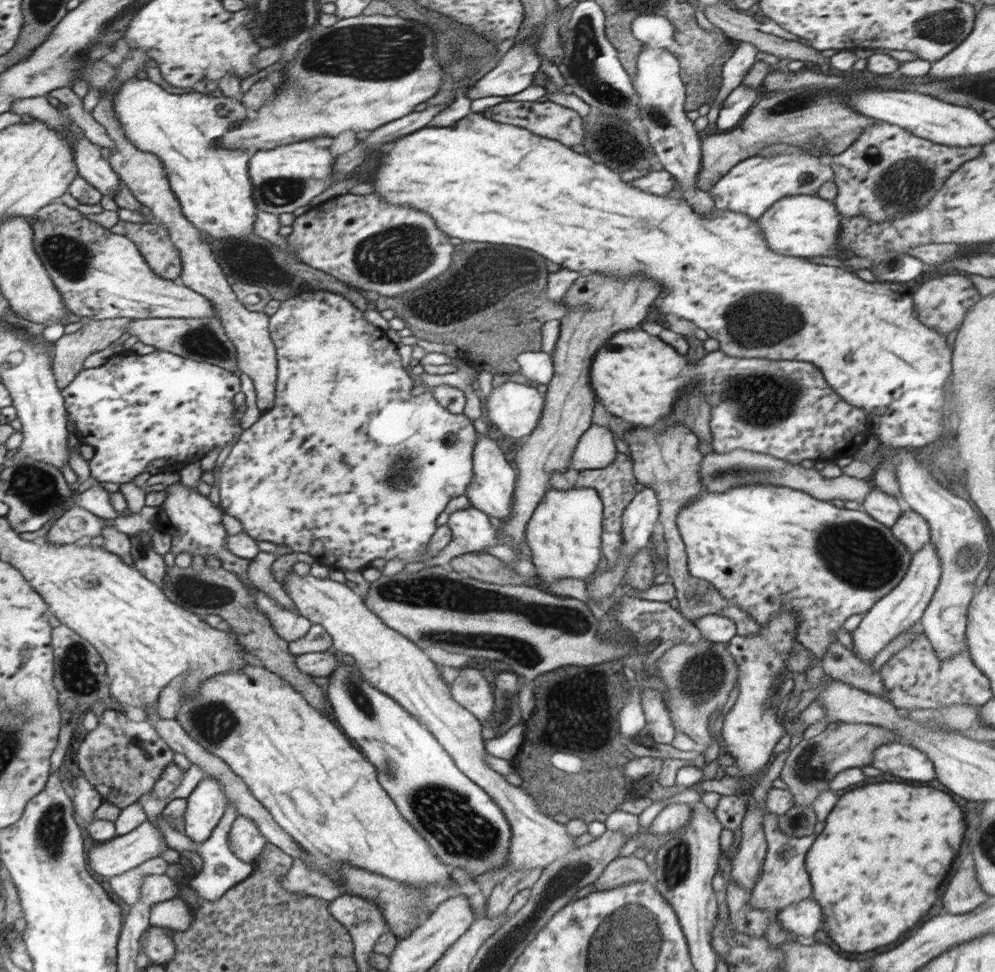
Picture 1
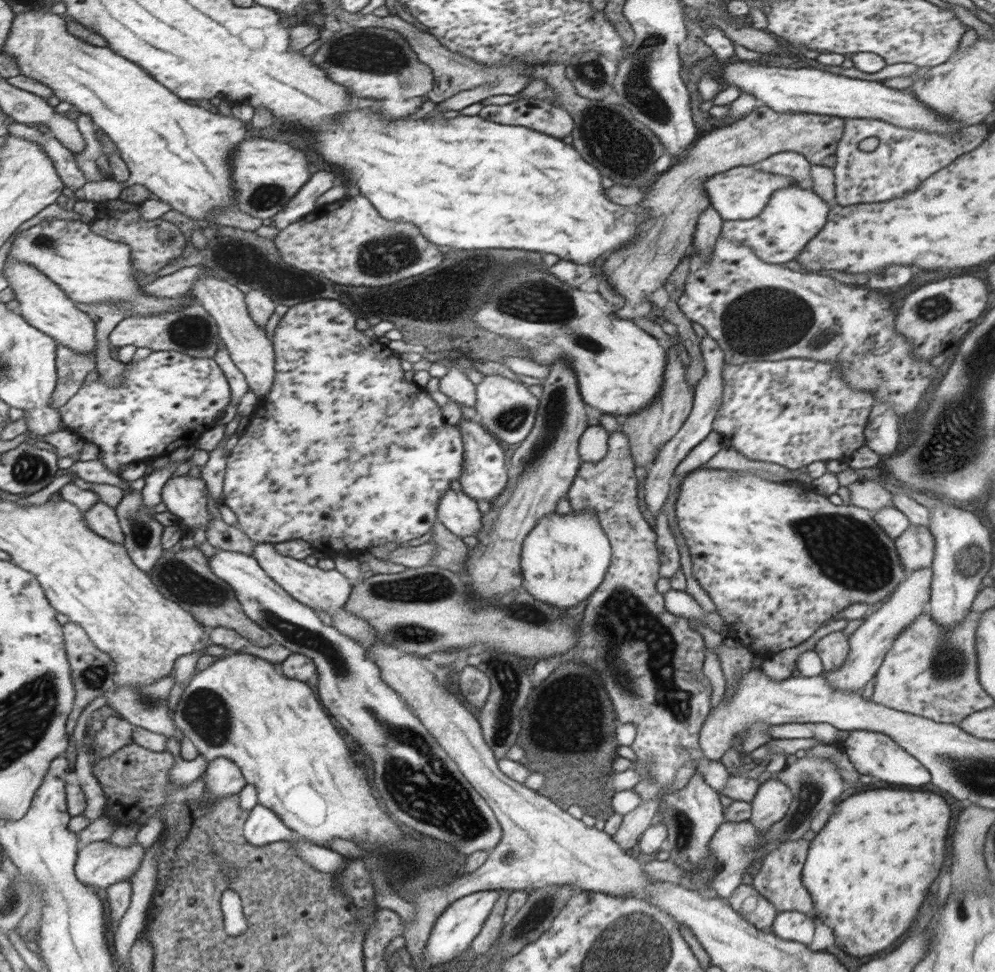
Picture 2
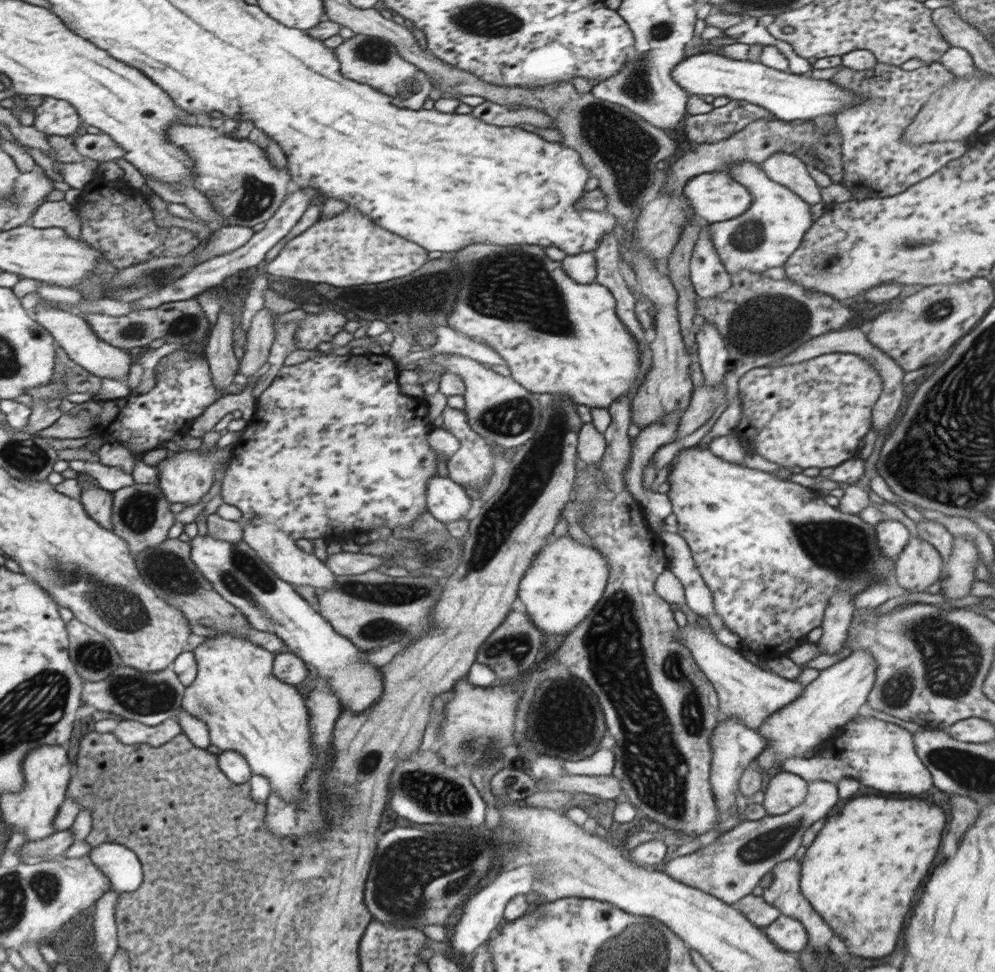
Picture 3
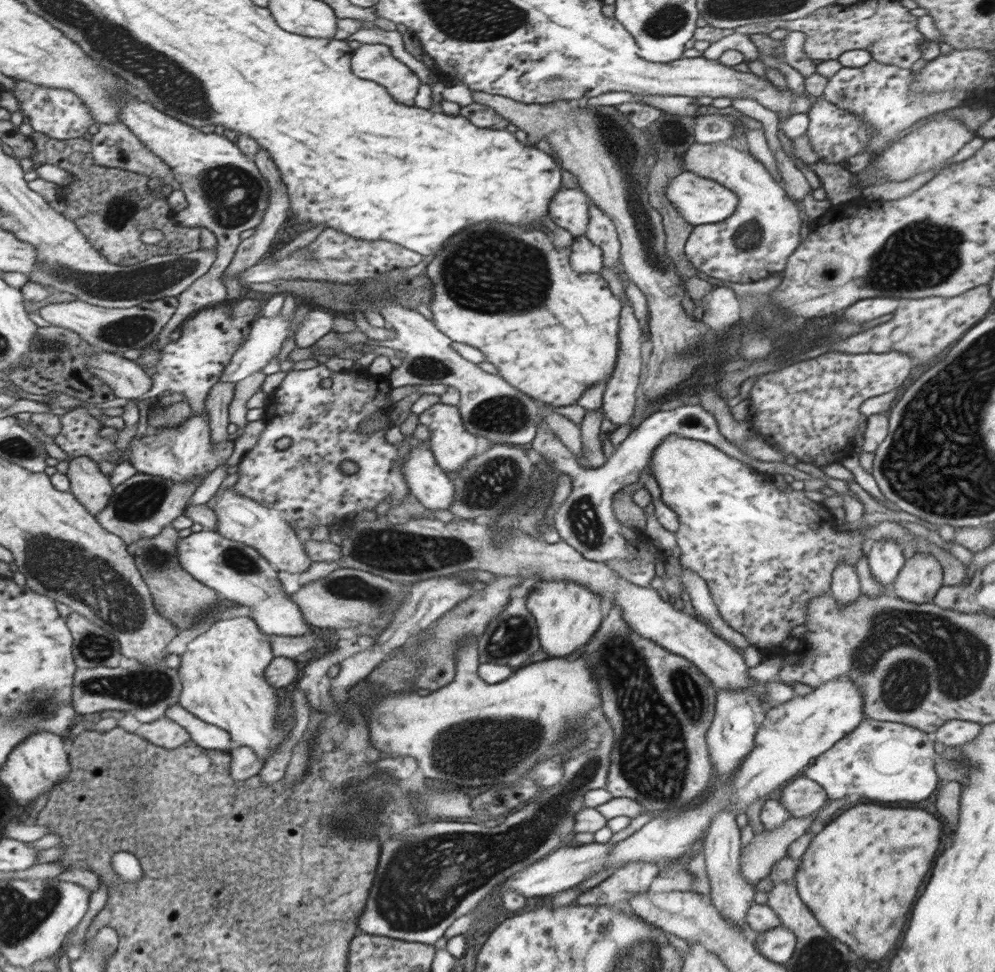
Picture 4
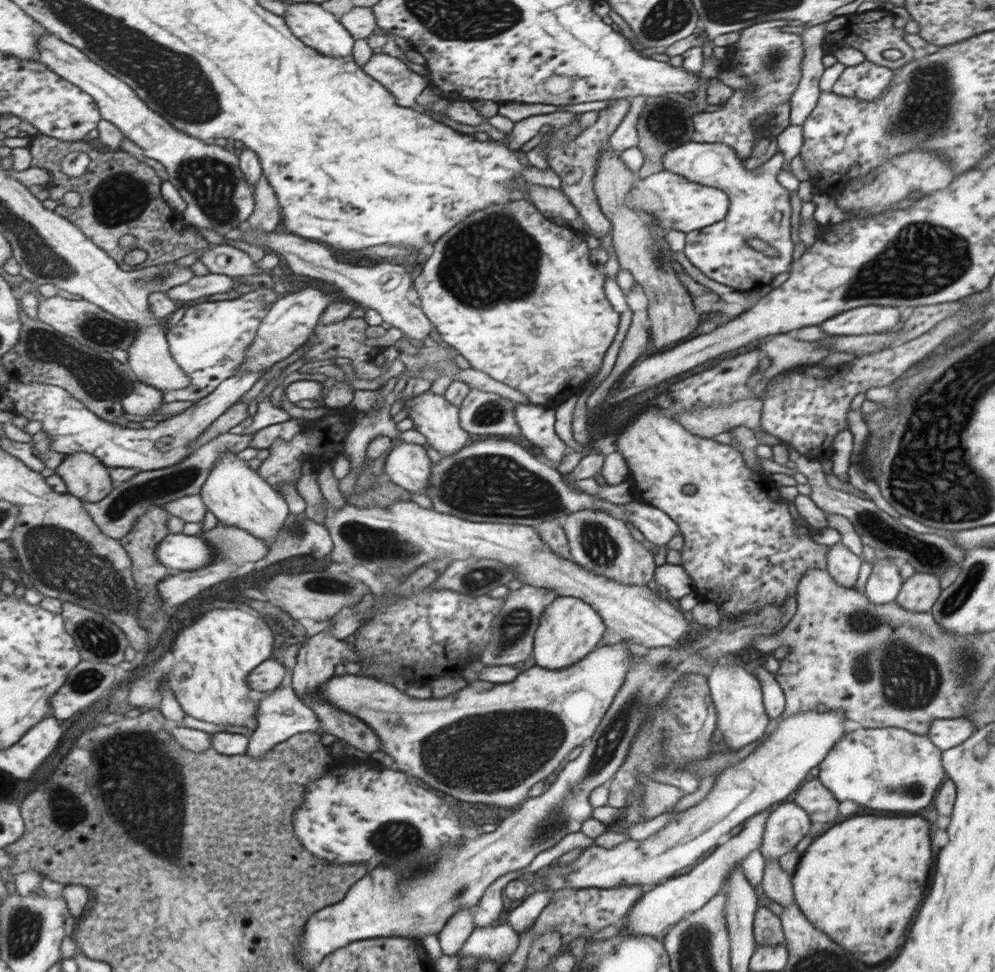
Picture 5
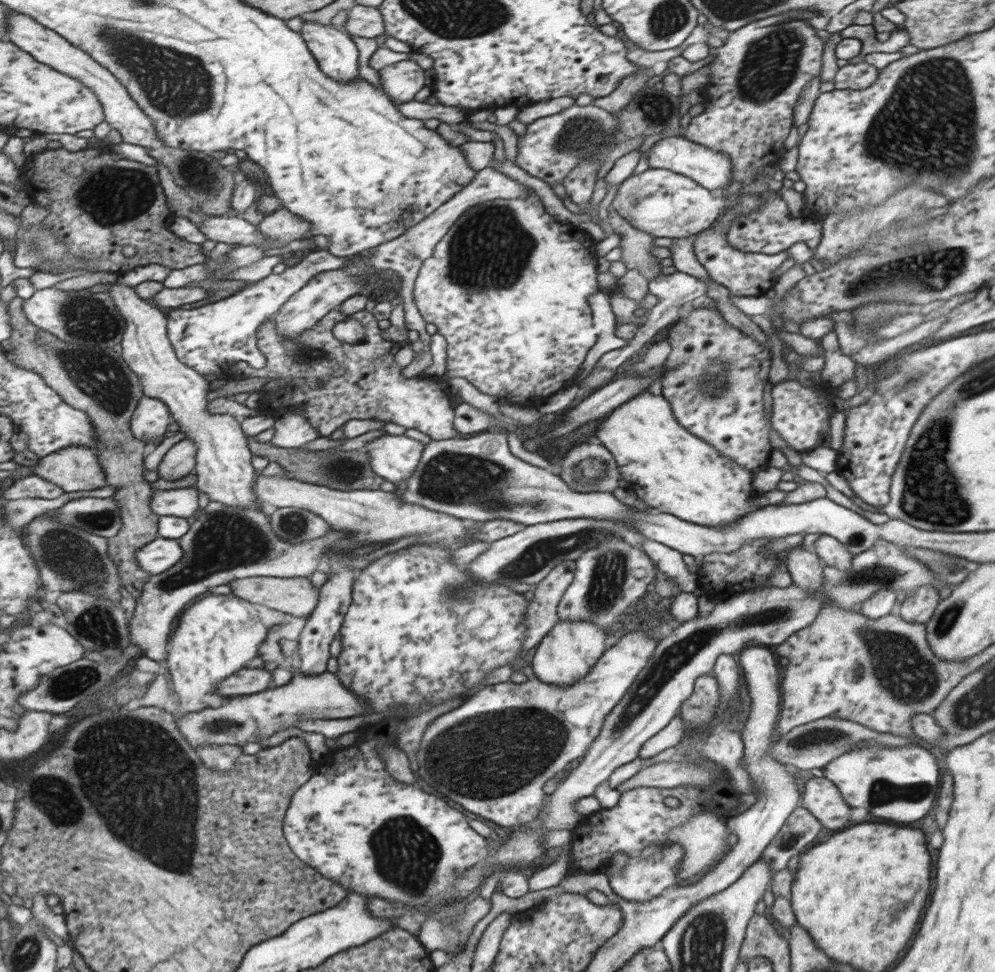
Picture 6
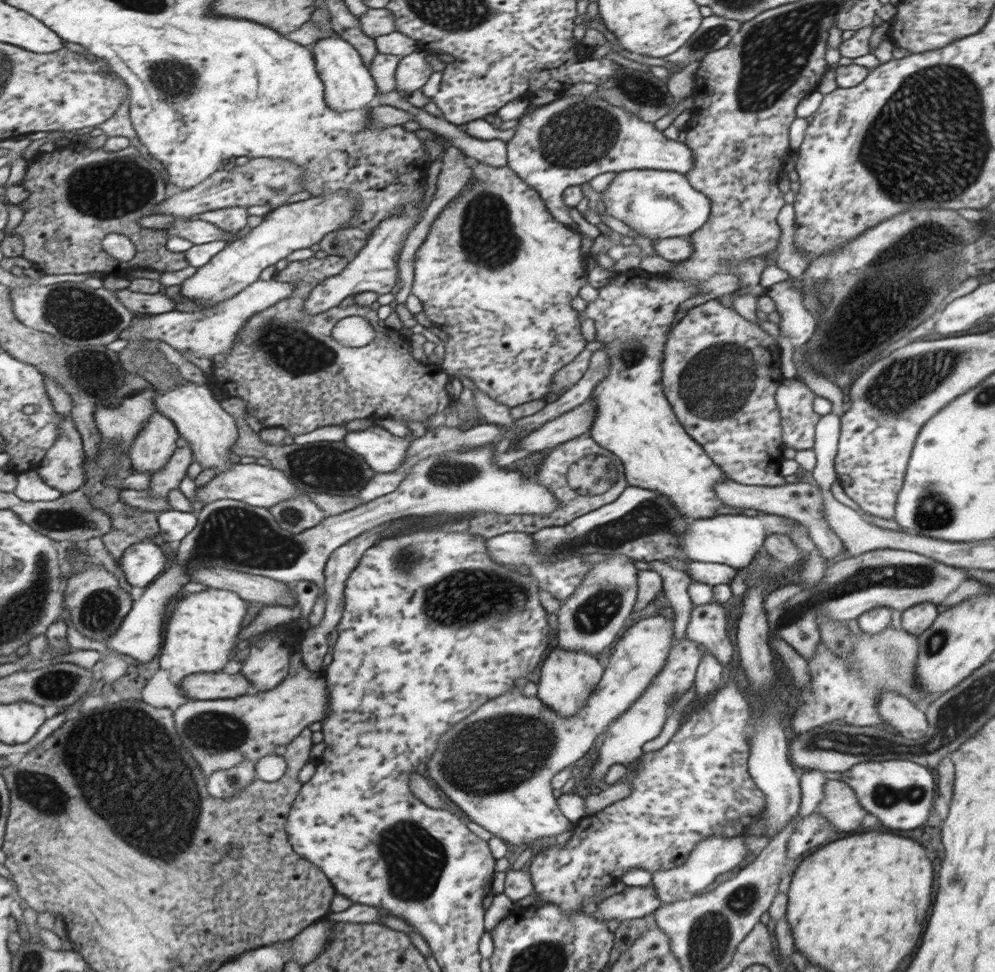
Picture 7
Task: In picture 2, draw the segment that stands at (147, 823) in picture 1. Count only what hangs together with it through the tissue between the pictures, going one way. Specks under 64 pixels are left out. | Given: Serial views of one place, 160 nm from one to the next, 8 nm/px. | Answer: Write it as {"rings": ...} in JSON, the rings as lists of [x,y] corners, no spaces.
{"rings":[[[109,841],[81,846],[75,862],[75,875],[92,889],[102,890],[132,876],[143,860],[146,849],[133,842],[131,846],[115,846]]]}

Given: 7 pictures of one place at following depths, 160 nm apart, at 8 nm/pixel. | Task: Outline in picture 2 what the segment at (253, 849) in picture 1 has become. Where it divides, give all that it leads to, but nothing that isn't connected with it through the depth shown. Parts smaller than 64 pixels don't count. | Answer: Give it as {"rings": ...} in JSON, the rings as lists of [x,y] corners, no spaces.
{"rings":[[[252,805],[244,823],[243,835],[248,843],[262,846],[284,840],[304,839],[296,831],[286,826],[278,816],[262,805]]]}

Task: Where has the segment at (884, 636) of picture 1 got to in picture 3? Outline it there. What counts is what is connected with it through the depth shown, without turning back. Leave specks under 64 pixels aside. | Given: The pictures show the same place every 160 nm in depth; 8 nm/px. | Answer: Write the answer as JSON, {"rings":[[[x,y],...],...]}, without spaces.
{"rings":[[[855,650],[834,666],[821,670],[820,675],[804,687],[794,702],[764,719],[757,730],[767,741],[757,756],[764,775],[770,777],[778,774],[785,760],[810,755],[833,732],[838,734],[849,724],[857,716],[860,707],[868,701],[876,681],[876,668],[878,665],[869,650]]]}

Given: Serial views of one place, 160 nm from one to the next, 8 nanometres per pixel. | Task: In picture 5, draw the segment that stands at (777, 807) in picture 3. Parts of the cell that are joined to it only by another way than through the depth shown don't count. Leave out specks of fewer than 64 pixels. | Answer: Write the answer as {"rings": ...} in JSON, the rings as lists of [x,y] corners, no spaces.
{"rings":[[[809,777],[802,783],[793,802],[809,814],[813,823],[818,820],[834,822],[838,816],[839,801],[818,778]]]}

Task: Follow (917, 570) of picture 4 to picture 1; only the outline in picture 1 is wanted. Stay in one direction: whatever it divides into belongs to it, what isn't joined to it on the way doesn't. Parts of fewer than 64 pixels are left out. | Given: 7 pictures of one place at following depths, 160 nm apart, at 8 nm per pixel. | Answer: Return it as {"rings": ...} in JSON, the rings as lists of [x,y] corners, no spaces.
{"rings":[[[911,509],[903,511],[890,529],[912,555],[931,542],[931,530],[926,519]]]}

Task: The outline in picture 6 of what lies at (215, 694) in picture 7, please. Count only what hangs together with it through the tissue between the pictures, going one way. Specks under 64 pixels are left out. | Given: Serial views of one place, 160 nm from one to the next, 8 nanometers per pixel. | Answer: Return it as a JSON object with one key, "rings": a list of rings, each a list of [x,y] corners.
{"rings":[[[244,668],[228,677],[216,687],[216,693],[232,698],[252,695],[268,690],[273,686],[272,672],[266,668]]]}

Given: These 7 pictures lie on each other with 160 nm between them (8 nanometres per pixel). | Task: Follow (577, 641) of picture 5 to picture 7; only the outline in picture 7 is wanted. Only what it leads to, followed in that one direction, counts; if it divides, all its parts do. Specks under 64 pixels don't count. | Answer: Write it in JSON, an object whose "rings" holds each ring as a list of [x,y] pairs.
{"rings":[[[559,645],[548,653],[540,667],[537,698],[560,716],[576,715],[586,707],[586,702],[592,691],[595,691],[596,685],[600,683],[604,670],[596,655],[587,654],[583,650],[564,650]]]}

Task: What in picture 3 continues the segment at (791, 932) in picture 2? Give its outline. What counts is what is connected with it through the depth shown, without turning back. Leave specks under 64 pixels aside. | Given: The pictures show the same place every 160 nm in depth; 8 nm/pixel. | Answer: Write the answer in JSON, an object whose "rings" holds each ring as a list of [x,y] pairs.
{"rings":[[[781,914],[763,929],[767,937],[782,951],[798,953],[808,945],[808,933],[804,925],[788,916]]]}

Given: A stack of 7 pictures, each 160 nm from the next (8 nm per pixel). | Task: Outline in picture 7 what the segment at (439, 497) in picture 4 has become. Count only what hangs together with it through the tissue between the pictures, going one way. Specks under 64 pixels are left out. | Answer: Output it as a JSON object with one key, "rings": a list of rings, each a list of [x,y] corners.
{"rings":[[[378,425],[350,431],[343,441],[365,460],[374,473],[398,470],[404,464],[405,454],[411,443]]]}

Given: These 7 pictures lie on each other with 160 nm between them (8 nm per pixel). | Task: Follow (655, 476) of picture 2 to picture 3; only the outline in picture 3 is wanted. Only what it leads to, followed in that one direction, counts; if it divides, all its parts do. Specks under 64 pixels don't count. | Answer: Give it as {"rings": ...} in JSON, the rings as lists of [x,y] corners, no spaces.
{"rings":[[[705,322],[697,330],[696,360],[699,361],[703,375],[704,387],[717,385],[724,380],[731,364],[730,351],[725,339],[718,334],[716,326]]]}

